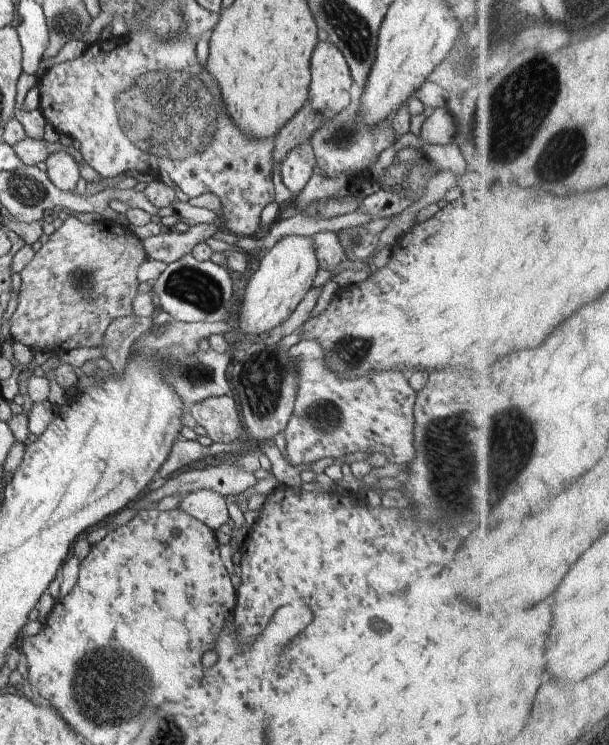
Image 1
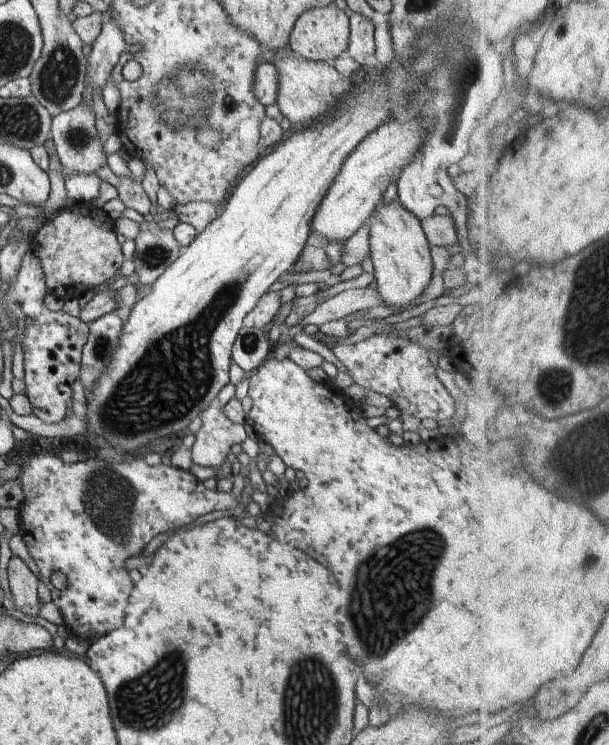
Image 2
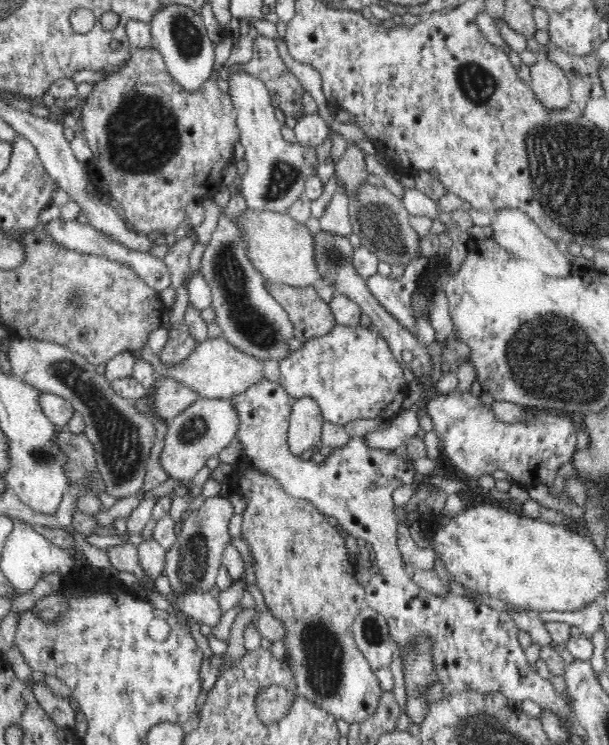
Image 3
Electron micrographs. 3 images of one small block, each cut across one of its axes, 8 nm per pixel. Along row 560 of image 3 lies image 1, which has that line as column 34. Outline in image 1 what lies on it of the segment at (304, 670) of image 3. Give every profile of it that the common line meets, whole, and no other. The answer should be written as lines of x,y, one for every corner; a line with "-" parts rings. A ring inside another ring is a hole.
73,215
63,216
63,224
50,240
35,252
31,262
20,272
21,286
16,311
9,319
11,339
33,351
56,346
64,348
98,348
110,323
118,317
134,314
133,300
138,290
138,268
148,259
142,240
128,226
112,220
85,223

